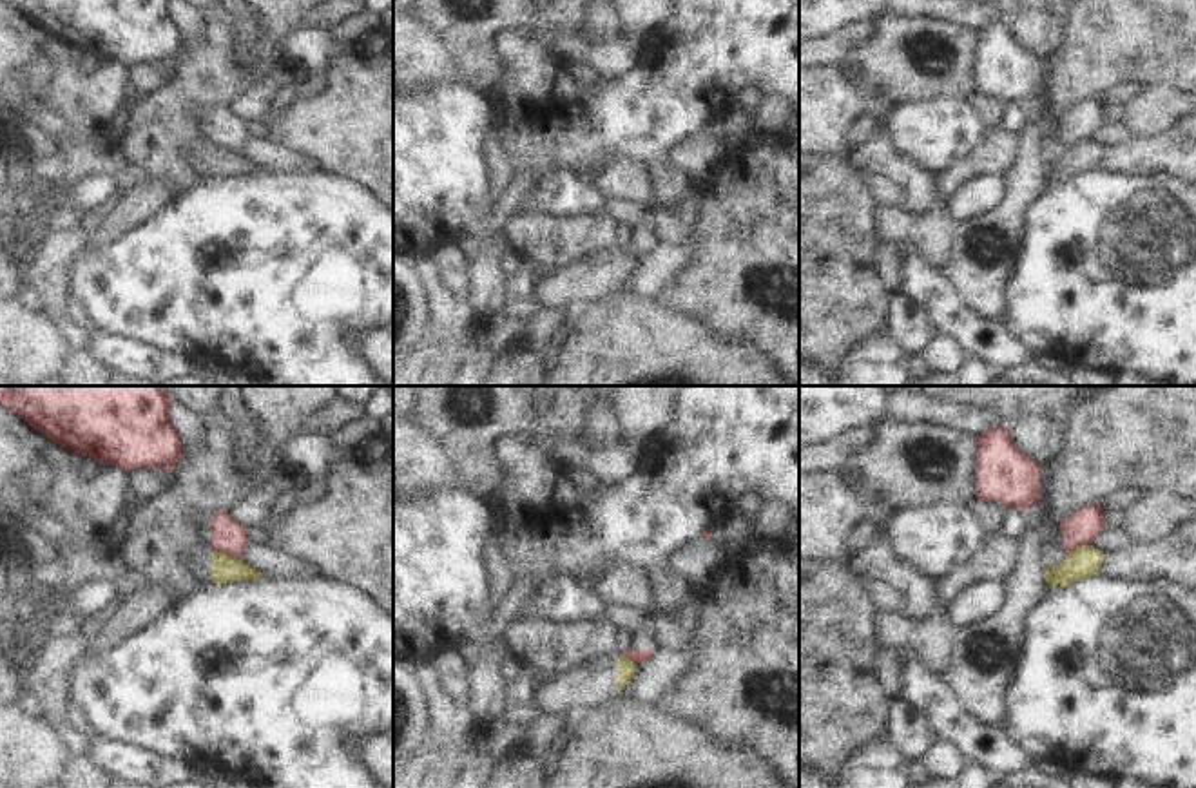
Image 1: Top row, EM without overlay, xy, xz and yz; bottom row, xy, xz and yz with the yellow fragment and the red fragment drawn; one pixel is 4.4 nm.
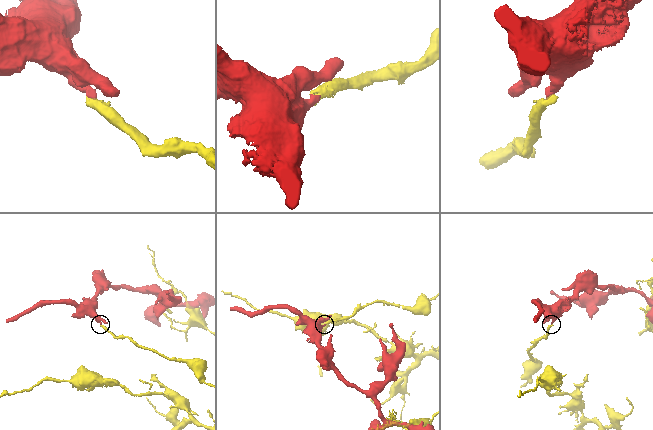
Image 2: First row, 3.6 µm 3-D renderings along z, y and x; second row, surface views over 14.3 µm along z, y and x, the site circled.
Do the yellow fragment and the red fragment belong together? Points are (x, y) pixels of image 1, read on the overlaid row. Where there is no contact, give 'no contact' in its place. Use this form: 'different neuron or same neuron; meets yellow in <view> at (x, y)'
different neuron; meets yellow in xy at (225, 555)

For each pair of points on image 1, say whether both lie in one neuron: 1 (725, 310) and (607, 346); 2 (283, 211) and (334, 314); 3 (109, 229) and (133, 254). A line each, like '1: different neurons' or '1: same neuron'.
1: different neurons
2: same neuron
3: different neurons

